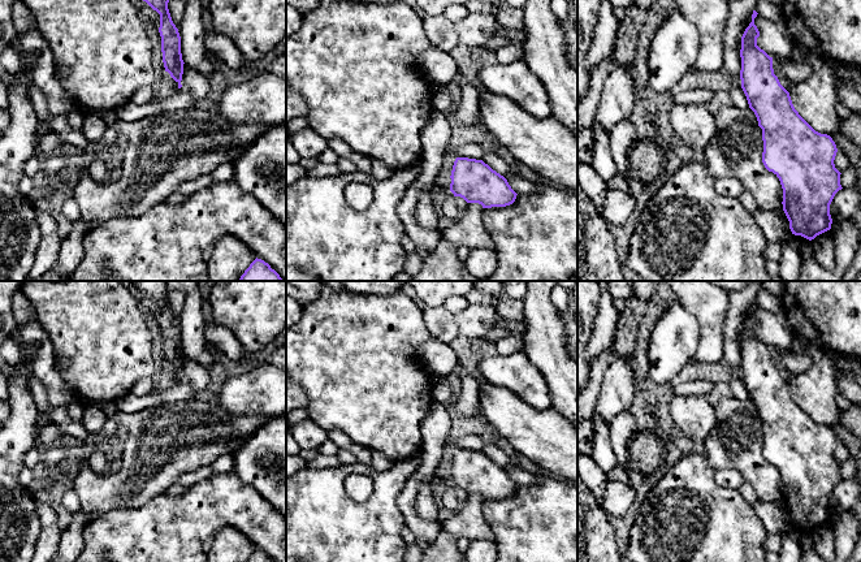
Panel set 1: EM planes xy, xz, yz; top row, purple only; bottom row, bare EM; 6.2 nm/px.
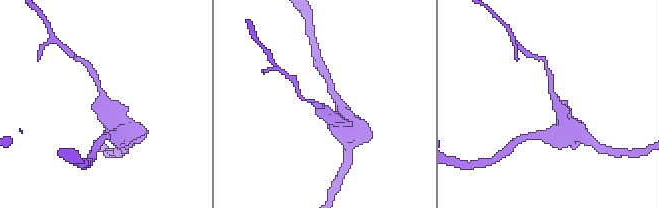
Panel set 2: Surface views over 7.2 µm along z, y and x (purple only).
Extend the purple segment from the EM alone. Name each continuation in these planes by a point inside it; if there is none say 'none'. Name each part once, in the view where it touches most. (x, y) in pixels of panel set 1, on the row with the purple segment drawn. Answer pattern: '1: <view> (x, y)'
none

